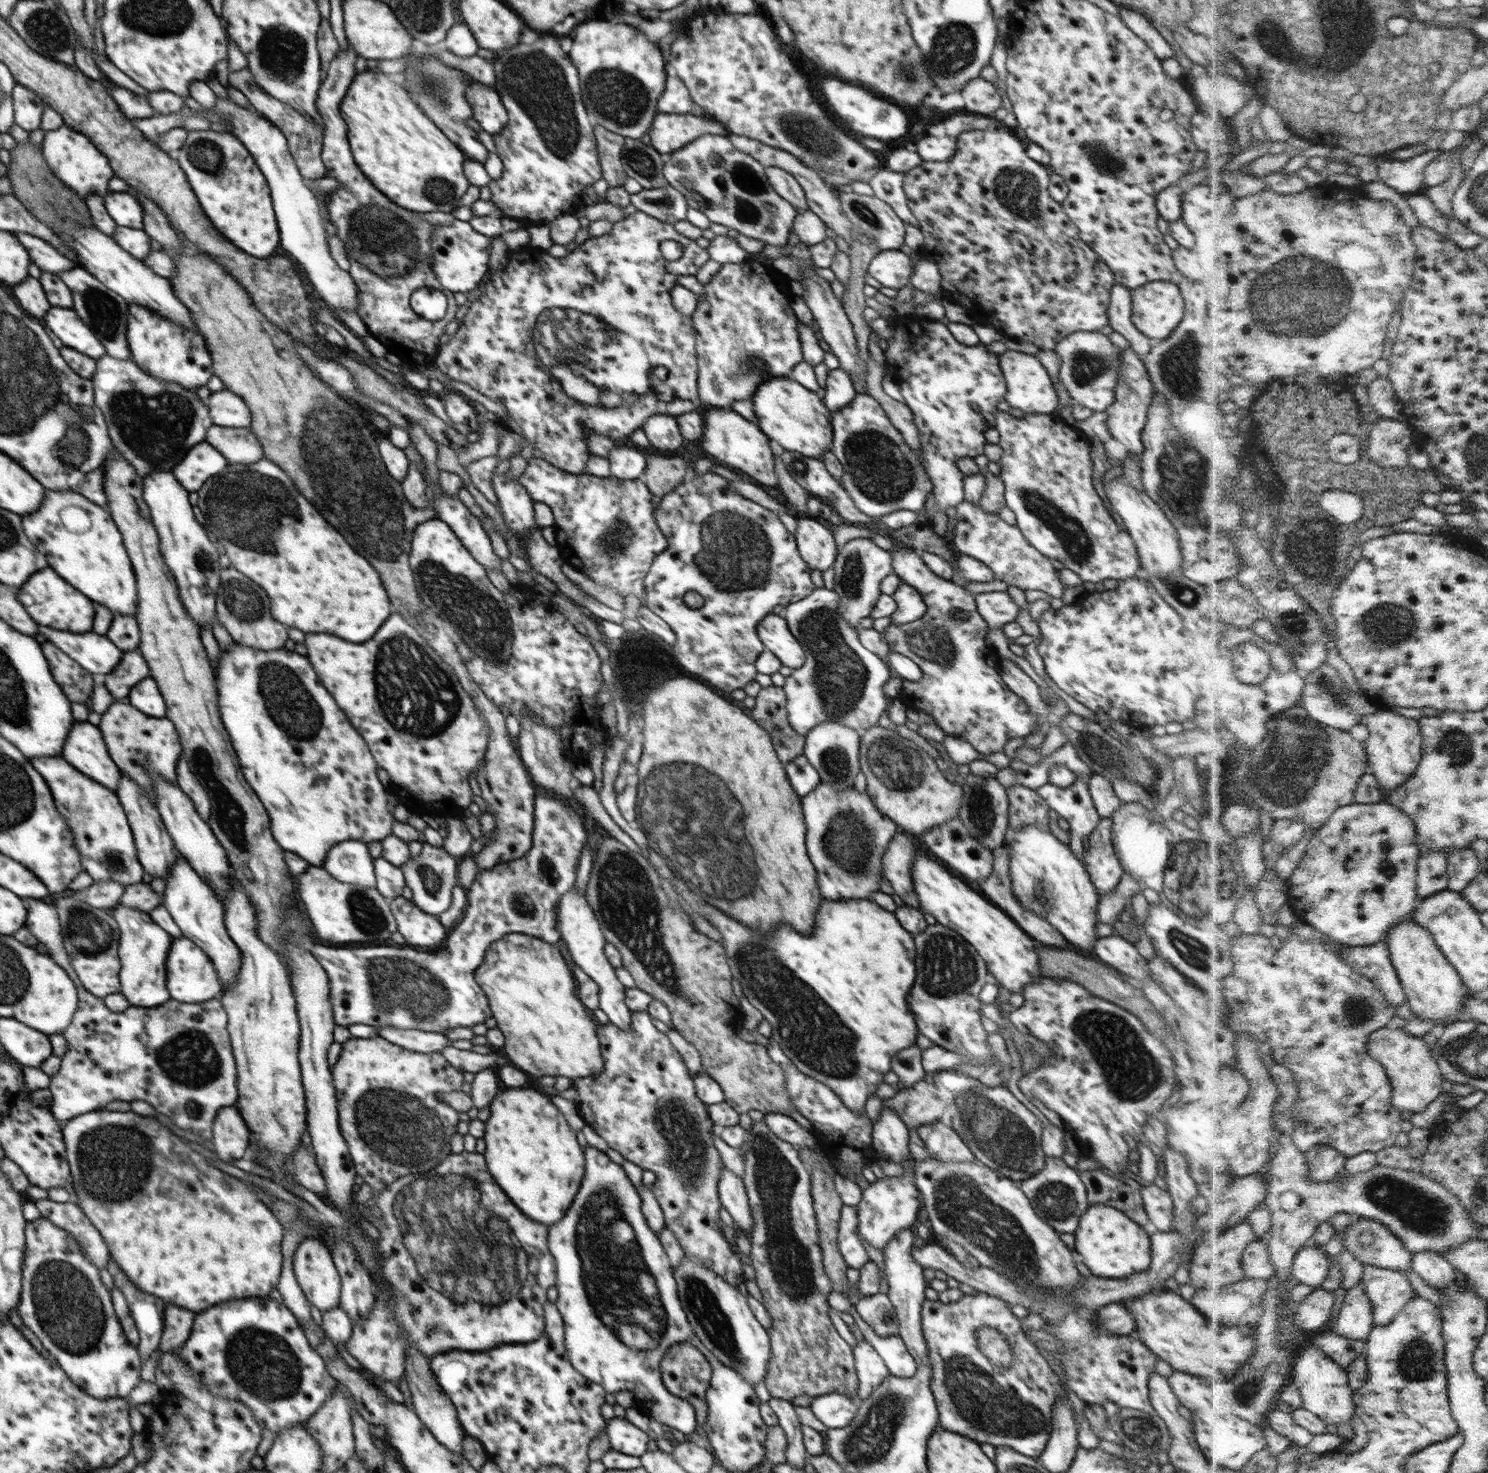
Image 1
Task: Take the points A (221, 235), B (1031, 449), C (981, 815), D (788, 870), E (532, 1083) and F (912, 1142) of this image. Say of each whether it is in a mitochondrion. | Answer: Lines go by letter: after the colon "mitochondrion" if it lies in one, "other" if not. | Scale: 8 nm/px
A: other
B: other
C: mitochondrion
D: other
E: other
F: other

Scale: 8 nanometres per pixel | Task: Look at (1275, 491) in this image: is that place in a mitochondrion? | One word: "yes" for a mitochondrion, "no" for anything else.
no

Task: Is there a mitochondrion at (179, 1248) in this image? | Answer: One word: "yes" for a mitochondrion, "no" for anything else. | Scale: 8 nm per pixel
no

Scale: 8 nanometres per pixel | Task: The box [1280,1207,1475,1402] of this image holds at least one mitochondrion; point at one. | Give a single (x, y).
(1417, 1360)

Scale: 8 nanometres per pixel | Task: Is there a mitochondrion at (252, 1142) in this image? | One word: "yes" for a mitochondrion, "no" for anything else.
no

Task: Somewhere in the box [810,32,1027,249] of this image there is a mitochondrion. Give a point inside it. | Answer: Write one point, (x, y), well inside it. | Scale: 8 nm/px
(860, 209)

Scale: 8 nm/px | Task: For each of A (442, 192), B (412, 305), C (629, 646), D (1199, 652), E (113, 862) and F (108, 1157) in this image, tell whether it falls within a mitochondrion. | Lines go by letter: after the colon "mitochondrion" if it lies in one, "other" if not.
A: mitochondrion
B: other
C: mitochondrion
D: other
E: mitochondrion
F: mitochondrion

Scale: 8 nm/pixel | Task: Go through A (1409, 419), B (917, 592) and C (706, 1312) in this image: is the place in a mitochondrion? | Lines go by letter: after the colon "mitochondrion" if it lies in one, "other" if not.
A: other
B: other
C: mitochondrion

